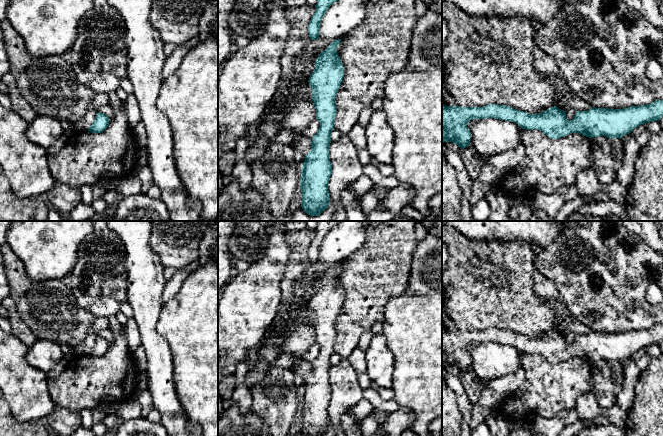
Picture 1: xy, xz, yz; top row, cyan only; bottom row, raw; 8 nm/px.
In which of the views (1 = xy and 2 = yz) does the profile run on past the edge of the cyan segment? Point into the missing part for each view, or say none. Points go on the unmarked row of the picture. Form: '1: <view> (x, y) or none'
1: none
2: none

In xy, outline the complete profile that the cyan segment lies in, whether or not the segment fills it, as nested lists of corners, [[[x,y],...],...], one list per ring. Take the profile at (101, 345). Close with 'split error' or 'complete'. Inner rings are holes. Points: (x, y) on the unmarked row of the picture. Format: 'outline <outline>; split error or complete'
outline [[[99,336],[96,338],[95,343],[92,349],[89,351],[88,355],[91,357],[101,357],[107,352],[109,346],[110,345],[108,340]]]; complete

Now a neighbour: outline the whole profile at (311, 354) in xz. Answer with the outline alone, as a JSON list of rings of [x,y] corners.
[[[314,343],[307,352],[302,356],[302,360],[313,361],[320,351],[320,346],[317,343]]]

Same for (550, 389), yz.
[[[523,353],[521,367],[526,374],[522,387],[496,410],[507,422],[532,415],[555,418],[574,409],[580,395],[592,392],[593,371],[582,358],[552,363],[538,353]]]

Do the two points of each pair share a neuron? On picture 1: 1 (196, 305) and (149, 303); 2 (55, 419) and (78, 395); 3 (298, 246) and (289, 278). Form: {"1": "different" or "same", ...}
{"1": "different", "2": "different", "3": "same"}

